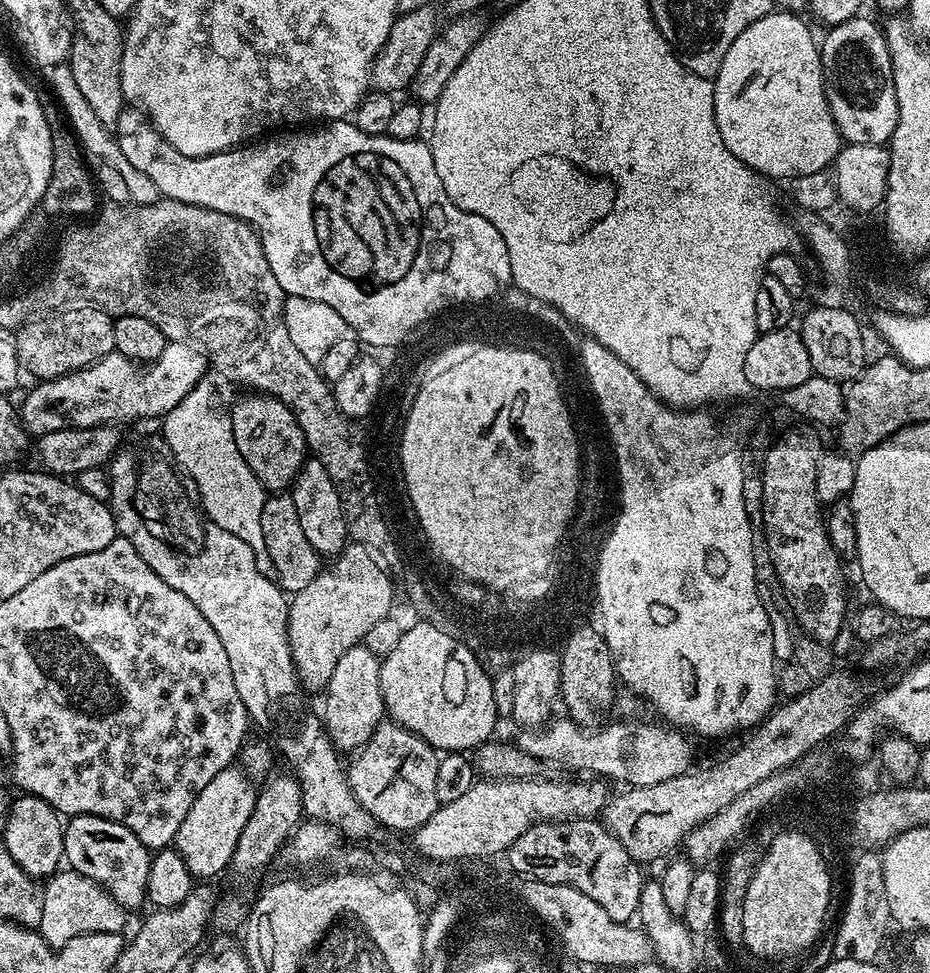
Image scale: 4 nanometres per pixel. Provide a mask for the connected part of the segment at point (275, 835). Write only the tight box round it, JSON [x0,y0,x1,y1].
[230,771,304,876]

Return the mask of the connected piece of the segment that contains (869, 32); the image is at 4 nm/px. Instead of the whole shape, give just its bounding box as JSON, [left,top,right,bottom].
[820,14,898,145]

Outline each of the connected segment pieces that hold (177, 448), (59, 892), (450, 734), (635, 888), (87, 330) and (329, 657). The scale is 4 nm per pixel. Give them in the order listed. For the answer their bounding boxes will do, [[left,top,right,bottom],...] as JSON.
[[162,380,274,577],[38,870,126,948],[380,623,498,754],[506,819,646,922],[15,306,116,380],[288,543,393,693]]

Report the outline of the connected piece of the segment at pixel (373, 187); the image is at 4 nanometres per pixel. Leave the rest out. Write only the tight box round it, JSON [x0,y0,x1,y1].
[114,110,510,349]

